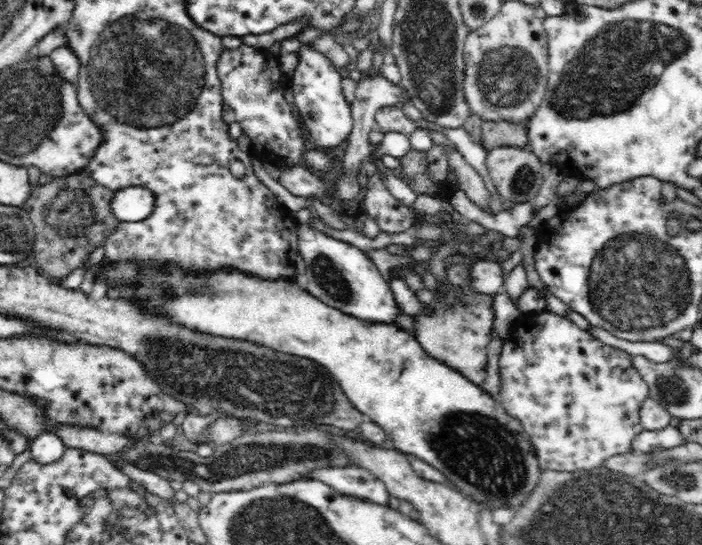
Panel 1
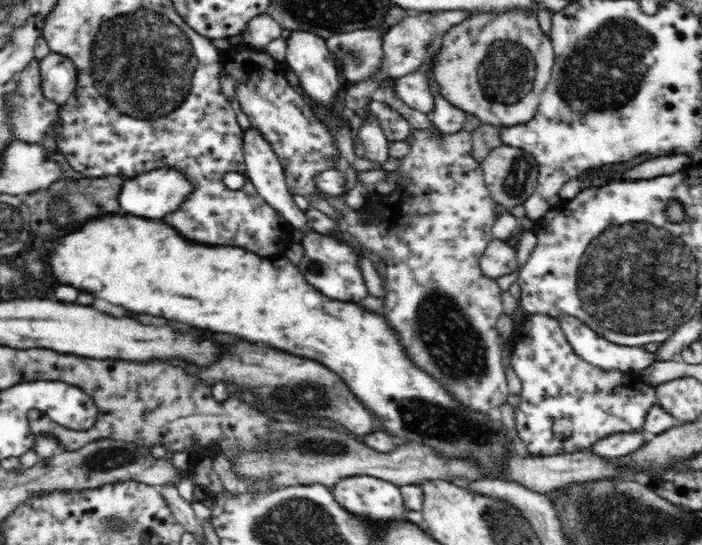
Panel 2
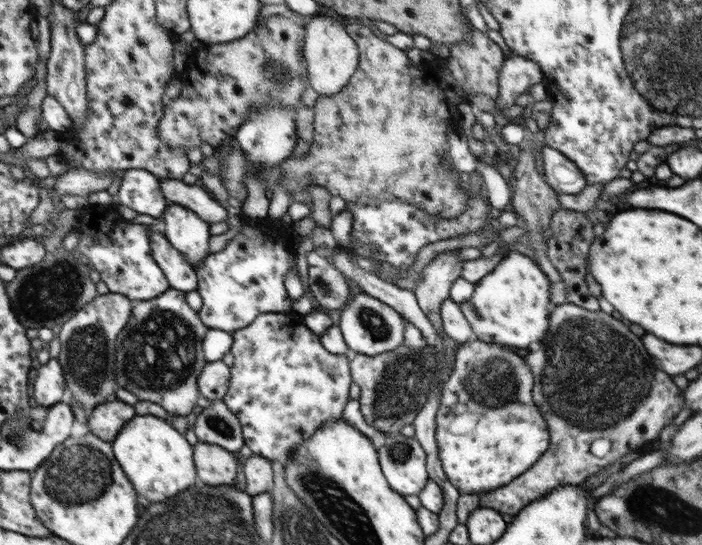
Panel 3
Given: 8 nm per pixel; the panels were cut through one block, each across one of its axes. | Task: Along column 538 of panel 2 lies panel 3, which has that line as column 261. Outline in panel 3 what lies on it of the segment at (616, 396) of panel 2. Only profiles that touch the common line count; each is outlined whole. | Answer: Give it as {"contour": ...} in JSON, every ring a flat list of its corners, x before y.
{"contour":[[295,312,258,315,248,326,234,331,233,337,231,352,234,363,229,368,231,380,222,401,240,421,244,442,253,454,287,464,293,452,315,430,331,420,343,418,344,407,350,399,350,385,353,383,349,370,351,357,328,352,319,336]]}

